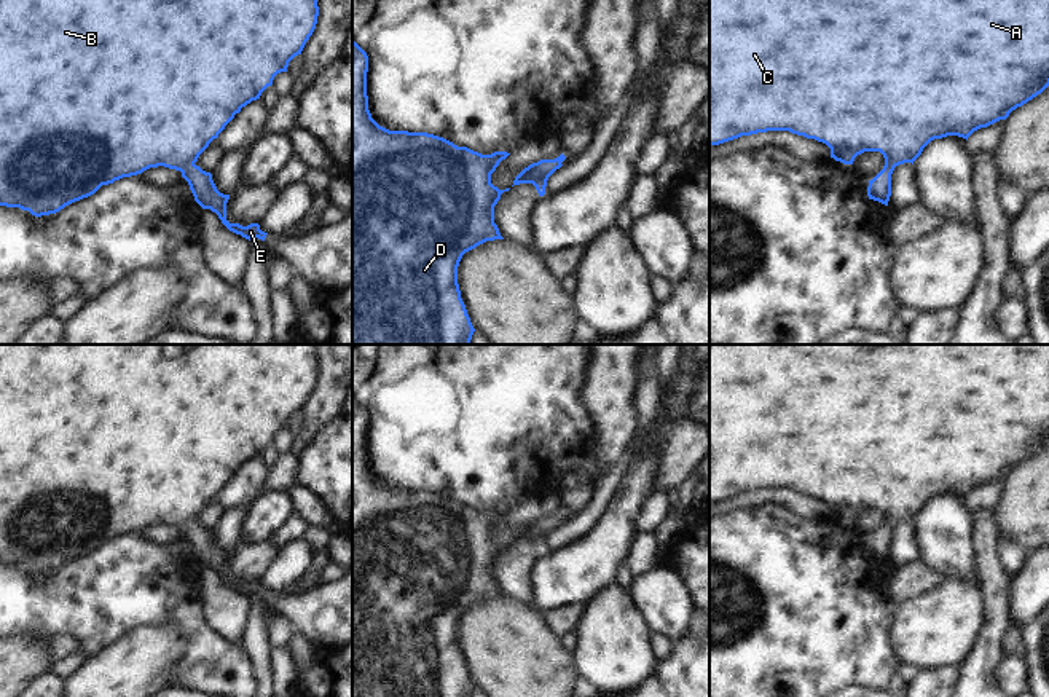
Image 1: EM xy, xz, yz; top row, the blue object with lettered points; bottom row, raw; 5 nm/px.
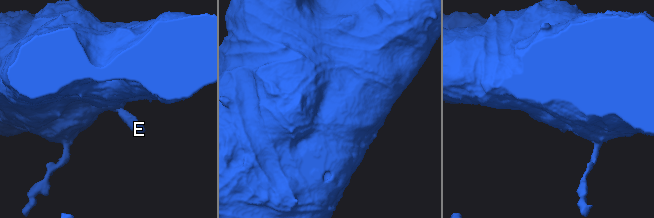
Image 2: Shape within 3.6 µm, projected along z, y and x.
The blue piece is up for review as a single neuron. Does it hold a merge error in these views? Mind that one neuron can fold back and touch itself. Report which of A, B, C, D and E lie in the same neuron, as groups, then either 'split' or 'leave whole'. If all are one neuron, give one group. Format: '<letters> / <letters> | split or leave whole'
A B C D E | leave whole

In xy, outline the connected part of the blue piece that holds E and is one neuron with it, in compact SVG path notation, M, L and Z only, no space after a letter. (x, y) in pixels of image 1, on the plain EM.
M0 345L0 563L19 565L29 568L35 574L56 571L65 563L94 552L102 542L113 541L123 534L142 531L150 525L164 523L182 530L182 534L188 539L194 558L202 566L210 566L218 573L222 581L233 590L241 592L246 597L258 595L265 598L266 592L260 587L258 581L242 584L239 581L230 581L226 577L226 560L230 552L223 552L217 547L212 531L202 528L194 520L199 512L209 504L209 501L218 494L225 483L241 469L242 464L252 458L260 456L261 450L273 442L277 431L287 429L289 419L301 412L306 399L312 392L319 373L317 364L317 345Z

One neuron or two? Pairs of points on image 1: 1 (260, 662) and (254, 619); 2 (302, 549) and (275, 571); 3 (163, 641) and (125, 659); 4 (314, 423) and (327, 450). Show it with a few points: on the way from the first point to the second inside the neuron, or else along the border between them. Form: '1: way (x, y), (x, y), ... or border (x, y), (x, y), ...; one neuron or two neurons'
1: way (257, 651), (254, 630); one neuron
2: way (295, 555), (281, 570); one neuron
3: way (153, 651), (144, 659), (134, 659); one neuron
4: border (335, 417), (297, 455); two neurons

